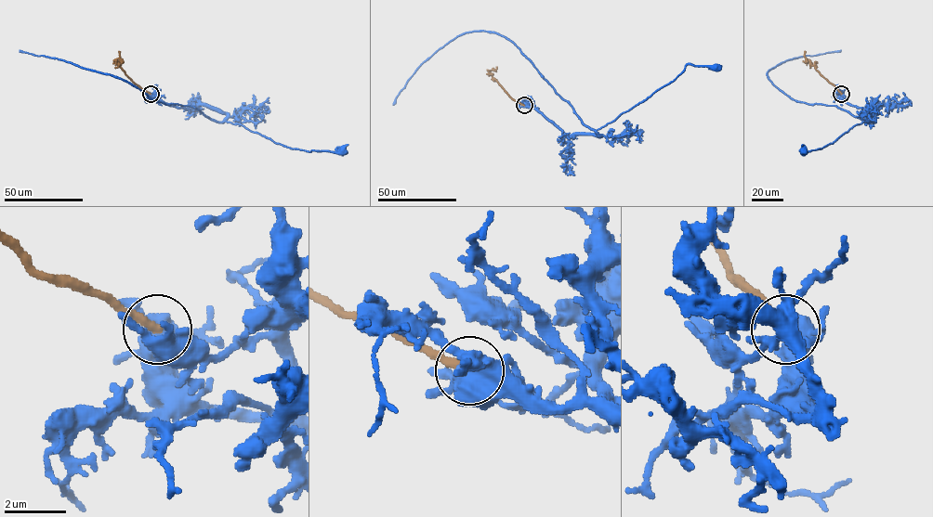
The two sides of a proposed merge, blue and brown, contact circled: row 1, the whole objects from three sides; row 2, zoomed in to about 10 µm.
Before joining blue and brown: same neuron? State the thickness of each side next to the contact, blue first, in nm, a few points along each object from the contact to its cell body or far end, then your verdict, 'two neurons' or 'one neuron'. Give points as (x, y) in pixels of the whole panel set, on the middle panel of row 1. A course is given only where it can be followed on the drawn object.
calibres 500 and 280 nm; course blue (524, 105), (535, 108), (566, 135), (600, 136), (596, 130), (673, 82), (688, 64), (717, 68); course brown (524, 105), (514, 100), (492, 76), (490, 71), (496, 67); two neurons

